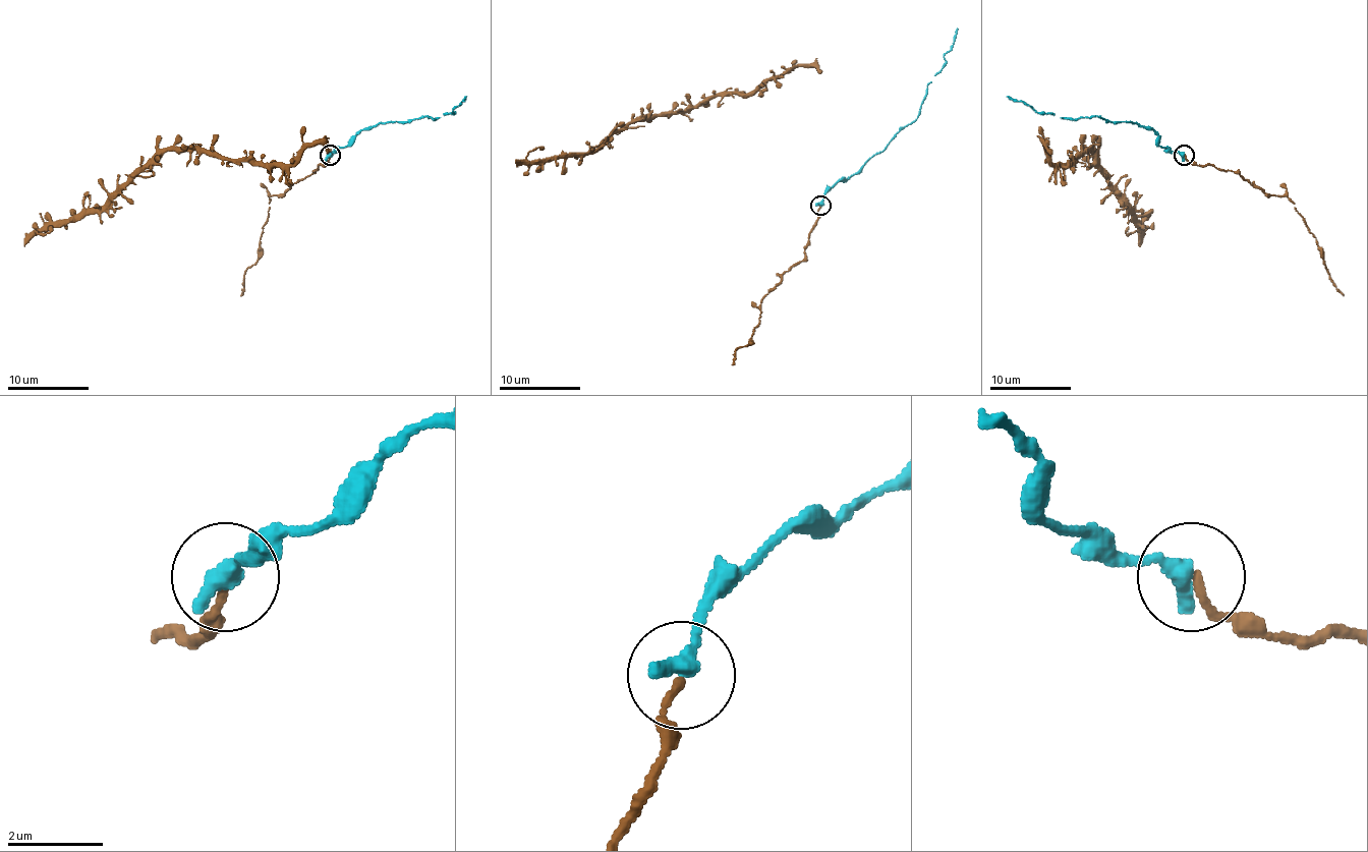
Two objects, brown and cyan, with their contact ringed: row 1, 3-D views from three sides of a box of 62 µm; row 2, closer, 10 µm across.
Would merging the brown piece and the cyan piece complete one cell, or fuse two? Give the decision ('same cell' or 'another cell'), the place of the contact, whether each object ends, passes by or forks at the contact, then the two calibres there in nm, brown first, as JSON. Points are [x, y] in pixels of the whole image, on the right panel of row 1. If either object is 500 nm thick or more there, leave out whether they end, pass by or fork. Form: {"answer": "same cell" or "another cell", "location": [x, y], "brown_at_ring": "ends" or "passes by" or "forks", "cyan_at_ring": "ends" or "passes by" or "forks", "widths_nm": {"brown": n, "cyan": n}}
{"answer": "same cell", "location": [1184, 155], "brown_at_ring": "ends", "cyan_at_ring": "ends", "widths_nm": {"brown": 180, "cyan": 460}}

